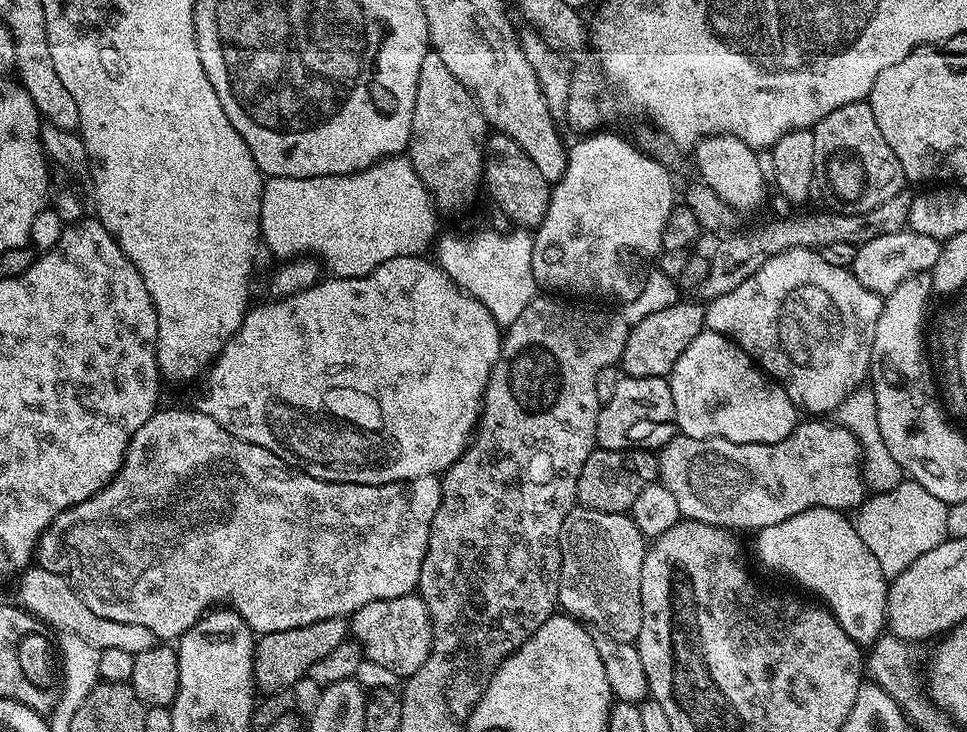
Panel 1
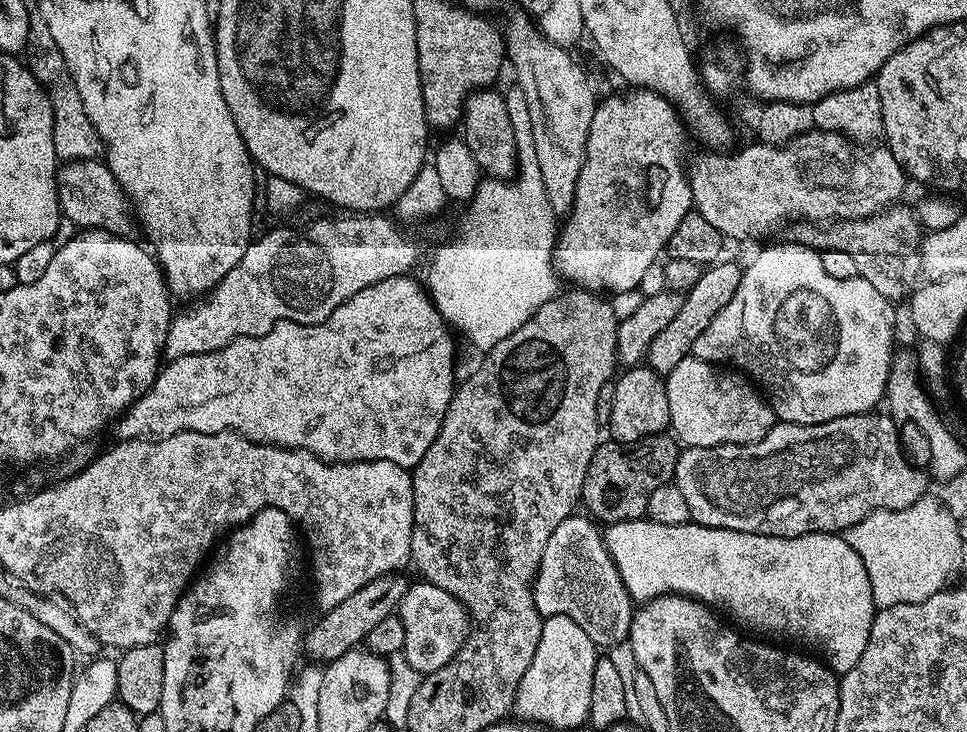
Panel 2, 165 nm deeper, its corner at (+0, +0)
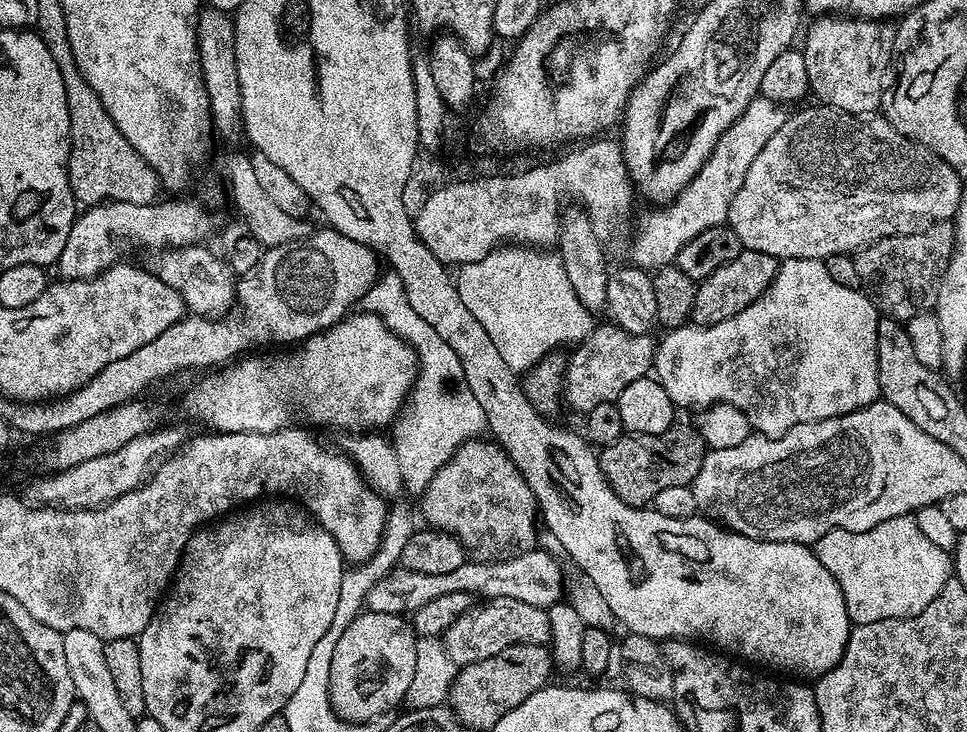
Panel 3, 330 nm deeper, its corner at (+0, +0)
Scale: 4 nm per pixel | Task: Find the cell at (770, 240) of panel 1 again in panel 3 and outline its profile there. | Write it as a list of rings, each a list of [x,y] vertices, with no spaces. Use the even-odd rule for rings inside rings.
[[[611,322],[596,326],[586,339],[575,345],[576,353],[567,357],[562,393],[566,404],[576,412],[587,414],[602,402],[616,403],[630,382],[638,382],[638,378],[653,371],[657,341],[652,338],[648,334],[630,334]]]

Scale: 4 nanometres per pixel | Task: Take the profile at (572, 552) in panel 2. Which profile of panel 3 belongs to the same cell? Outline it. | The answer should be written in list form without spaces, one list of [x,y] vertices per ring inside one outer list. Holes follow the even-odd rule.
[[[533,550],[524,552],[509,560],[497,560],[491,564],[483,564],[480,560],[469,559],[458,570],[450,570],[446,574],[422,574],[407,570],[393,570],[378,586],[370,586],[370,594],[366,594],[364,608],[378,614],[394,614],[404,616],[416,612],[426,602],[434,602],[434,598],[442,598],[442,594],[462,594],[468,592],[473,598],[518,598],[518,602],[530,602],[530,606],[538,606],[545,610],[553,604],[561,603],[566,592],[566,579],[560,573],[560,564],[548,552]]]

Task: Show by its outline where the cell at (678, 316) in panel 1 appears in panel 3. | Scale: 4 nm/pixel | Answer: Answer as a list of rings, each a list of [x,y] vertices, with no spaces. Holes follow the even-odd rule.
[[[744,248],[738,258],[730,258],[726,266],[718,266],[714,274],[697,283],[691,323],[707,326],[734,318],[734,314],[746,310],[746,306],[750,306],[750,302],[757,300],[768,289],[770,282],[774,282],[777,267],[776,257]]]

